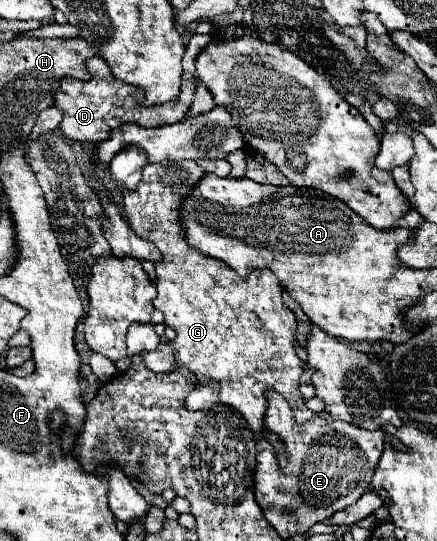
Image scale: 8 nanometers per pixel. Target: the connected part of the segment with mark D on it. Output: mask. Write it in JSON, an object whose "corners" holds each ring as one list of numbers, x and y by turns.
{"corners":[[92,57,86,61,86,69,92,75,90,81,80,81,74,77,64,77,60,79,60,89,54,95,54,105,64,111,64,119,60,123,60,131,66,139,72,141,90,141,90,143,100,143,108,137,108,133,124,123,136,123,140,127,160,127,160,125,172,125,184,119,192,97,194,97,194,83,190,81,190,75,184,73,184,83,182,83,182,93,170,103,164,105,154,105,154,107,144,107,140,105,142,101,142,91,118,81,112,77,108,63,102,57]]}

